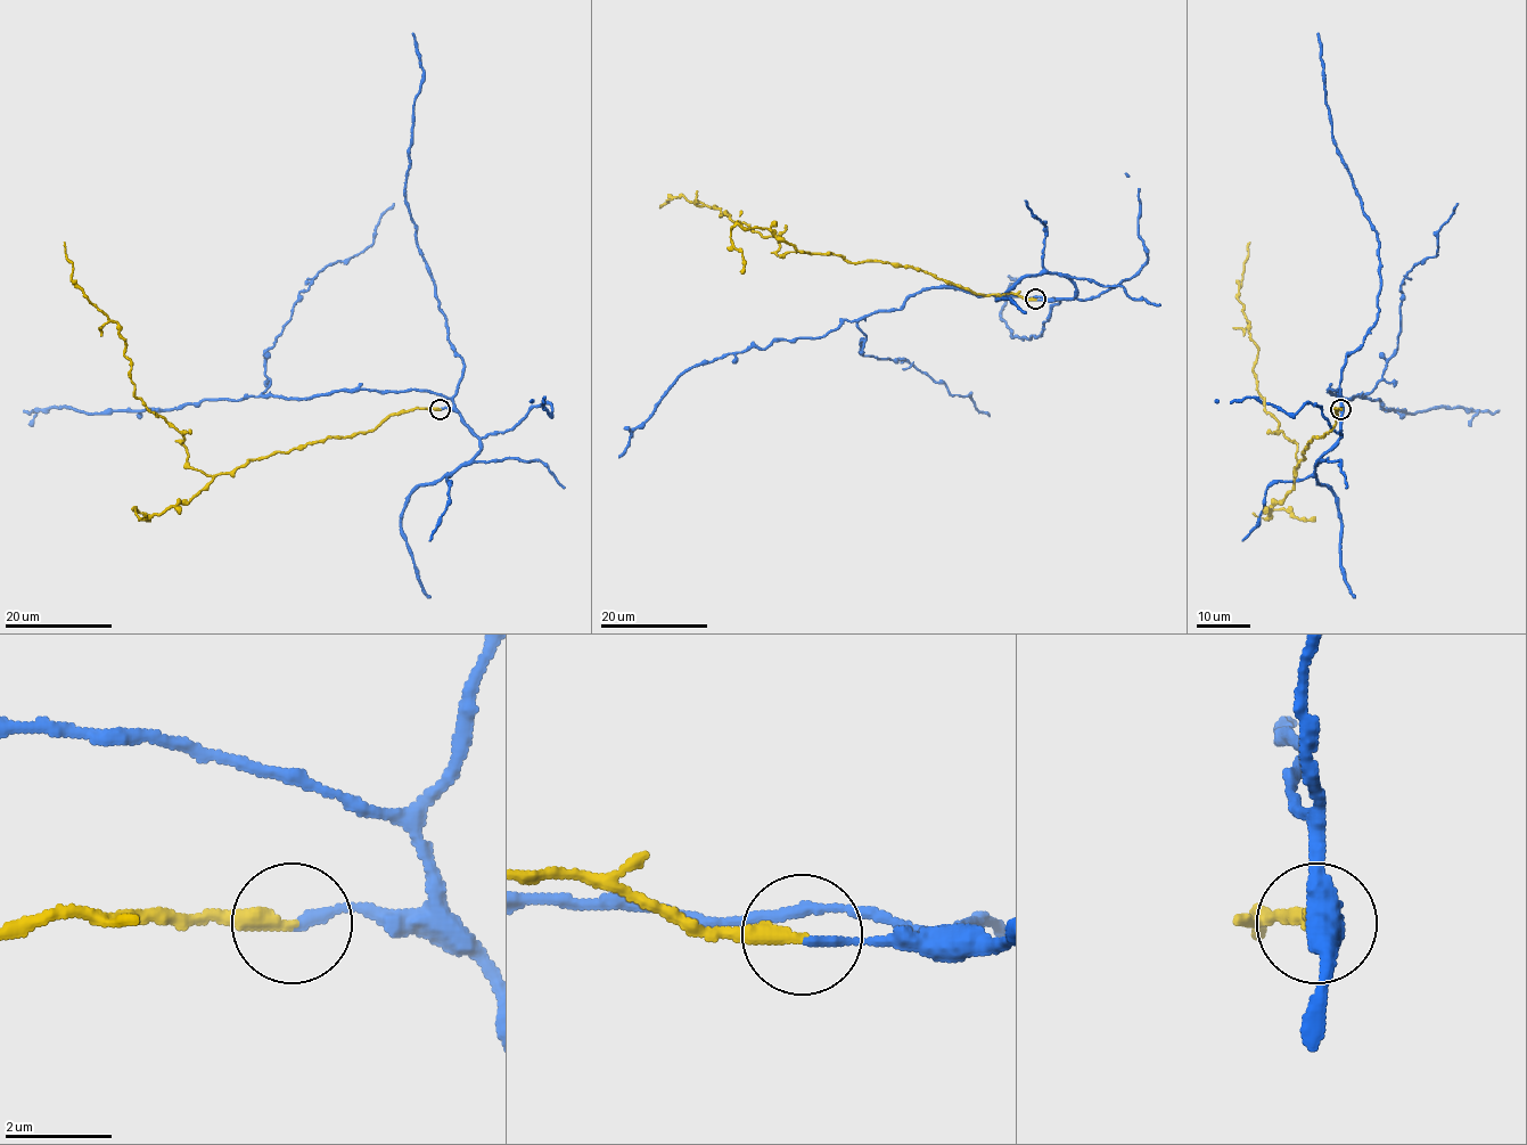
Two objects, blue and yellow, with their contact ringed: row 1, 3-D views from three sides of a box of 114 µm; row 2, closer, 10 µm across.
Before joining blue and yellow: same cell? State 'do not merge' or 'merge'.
merge

